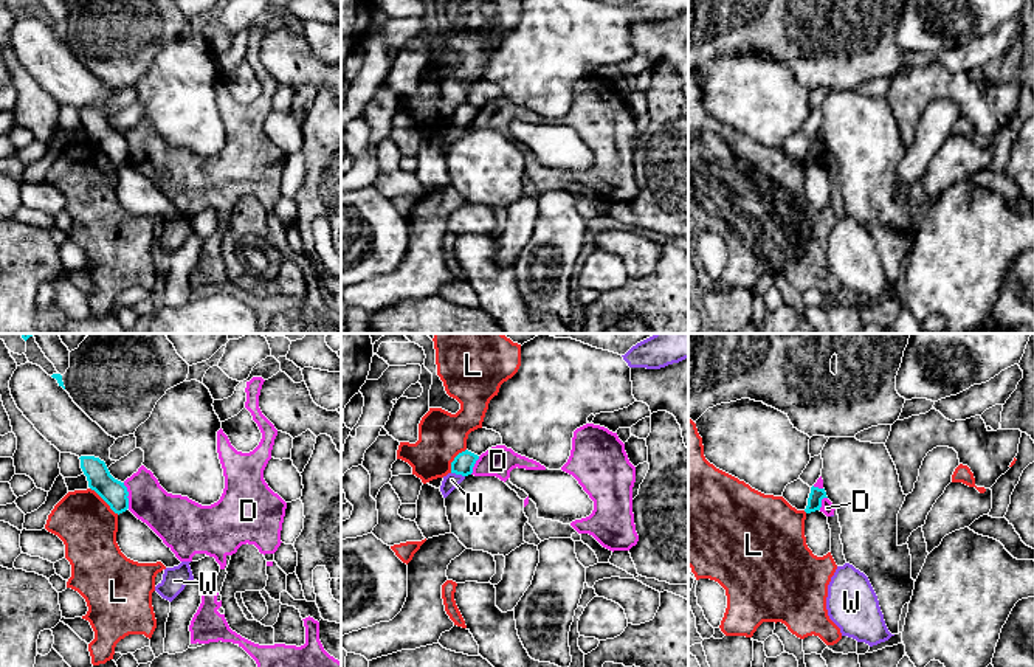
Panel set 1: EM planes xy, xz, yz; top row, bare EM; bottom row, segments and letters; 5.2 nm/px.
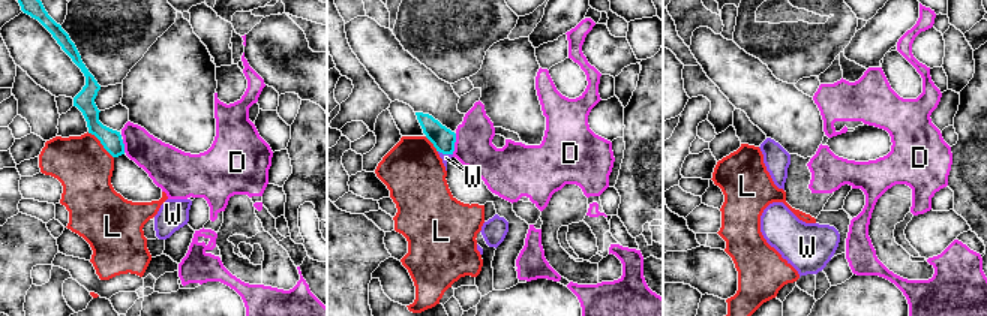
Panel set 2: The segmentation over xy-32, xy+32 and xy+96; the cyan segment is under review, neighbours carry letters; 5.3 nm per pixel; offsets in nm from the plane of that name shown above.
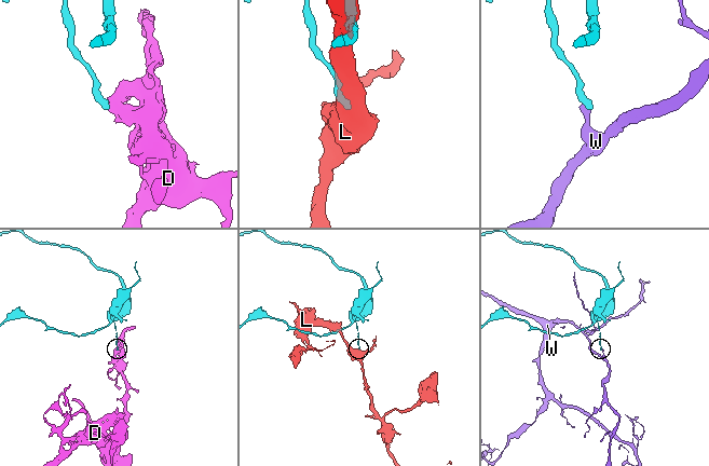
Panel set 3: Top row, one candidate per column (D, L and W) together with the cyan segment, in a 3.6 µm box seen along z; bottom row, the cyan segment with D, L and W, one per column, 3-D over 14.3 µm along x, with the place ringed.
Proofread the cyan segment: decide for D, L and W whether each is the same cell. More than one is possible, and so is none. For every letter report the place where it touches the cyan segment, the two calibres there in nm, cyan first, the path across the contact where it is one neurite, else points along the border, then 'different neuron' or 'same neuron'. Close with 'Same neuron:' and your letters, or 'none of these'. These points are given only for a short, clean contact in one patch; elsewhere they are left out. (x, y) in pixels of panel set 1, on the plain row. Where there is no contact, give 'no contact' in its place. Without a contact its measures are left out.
D: contact xy (127, 148); calibres 140 and 220 nm; border xy (123, 135), (129, 160); different neuron
L: contact xy (104, 152); calibres 140 and 300 nm; different neuron
W: contact xz (458, 126); calibres 110 and 80 nm; border xz (451, 124), (464, 129); different neuron
Same neuron: none of these

